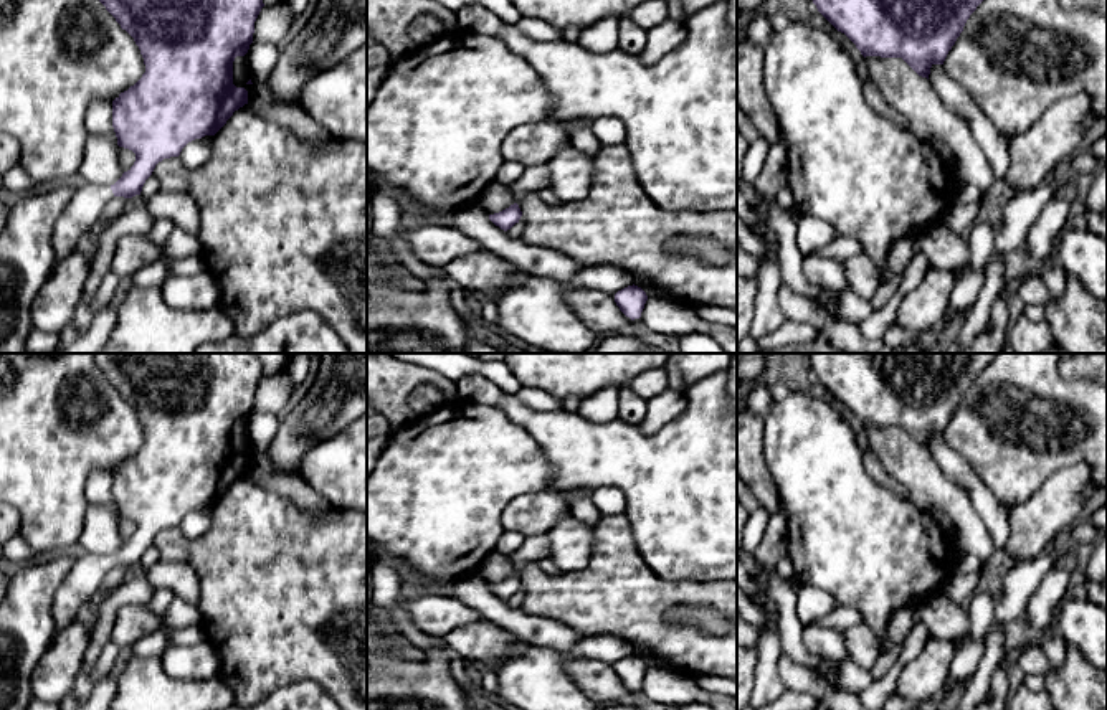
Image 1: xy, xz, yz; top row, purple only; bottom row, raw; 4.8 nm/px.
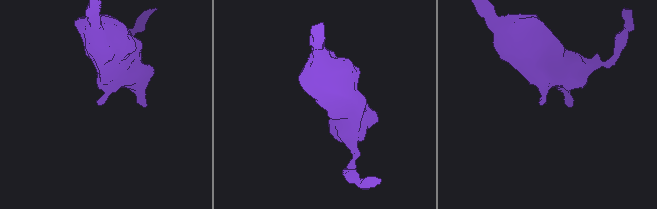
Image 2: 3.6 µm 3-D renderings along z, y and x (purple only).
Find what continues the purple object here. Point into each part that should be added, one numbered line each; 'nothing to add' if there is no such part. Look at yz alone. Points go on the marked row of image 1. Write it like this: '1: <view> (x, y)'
nothing to add

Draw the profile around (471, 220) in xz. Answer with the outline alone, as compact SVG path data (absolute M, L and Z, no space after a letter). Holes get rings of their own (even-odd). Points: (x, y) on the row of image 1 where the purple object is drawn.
M476 201L454 210L448 216L448 225L479 241L482 249L511 261L525 276L568 281L585 267L560 251L530 246L522 239L509 238Z

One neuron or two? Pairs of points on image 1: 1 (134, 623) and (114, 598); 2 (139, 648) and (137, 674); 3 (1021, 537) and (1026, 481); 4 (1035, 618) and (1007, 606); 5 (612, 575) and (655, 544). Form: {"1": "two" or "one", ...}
{"1": "two", "2": "two", "3": "two", "4": "two", "5": "two"}

